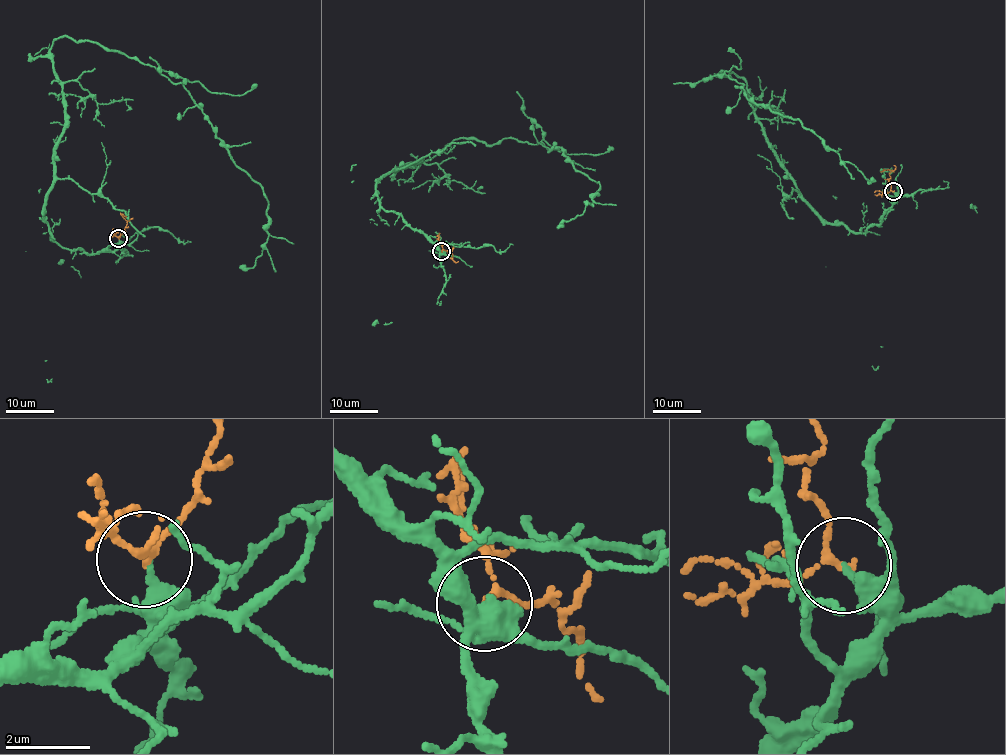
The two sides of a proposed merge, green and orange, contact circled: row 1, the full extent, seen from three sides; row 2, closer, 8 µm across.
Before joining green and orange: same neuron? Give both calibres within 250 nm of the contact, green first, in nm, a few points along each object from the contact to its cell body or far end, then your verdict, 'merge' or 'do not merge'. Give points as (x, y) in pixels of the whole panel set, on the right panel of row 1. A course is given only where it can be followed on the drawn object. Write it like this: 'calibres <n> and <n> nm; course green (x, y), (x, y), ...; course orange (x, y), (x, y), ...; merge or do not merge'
calibres 240 and 130 nm; course green (892, 191), (892, 207), (865, 234), (829, 224), (772, 148), (746, 82), (715, 74), (800, 121), (875, 180); course orange (892, 191), (888, 182), (891, 170), (880, 172); do not merge

